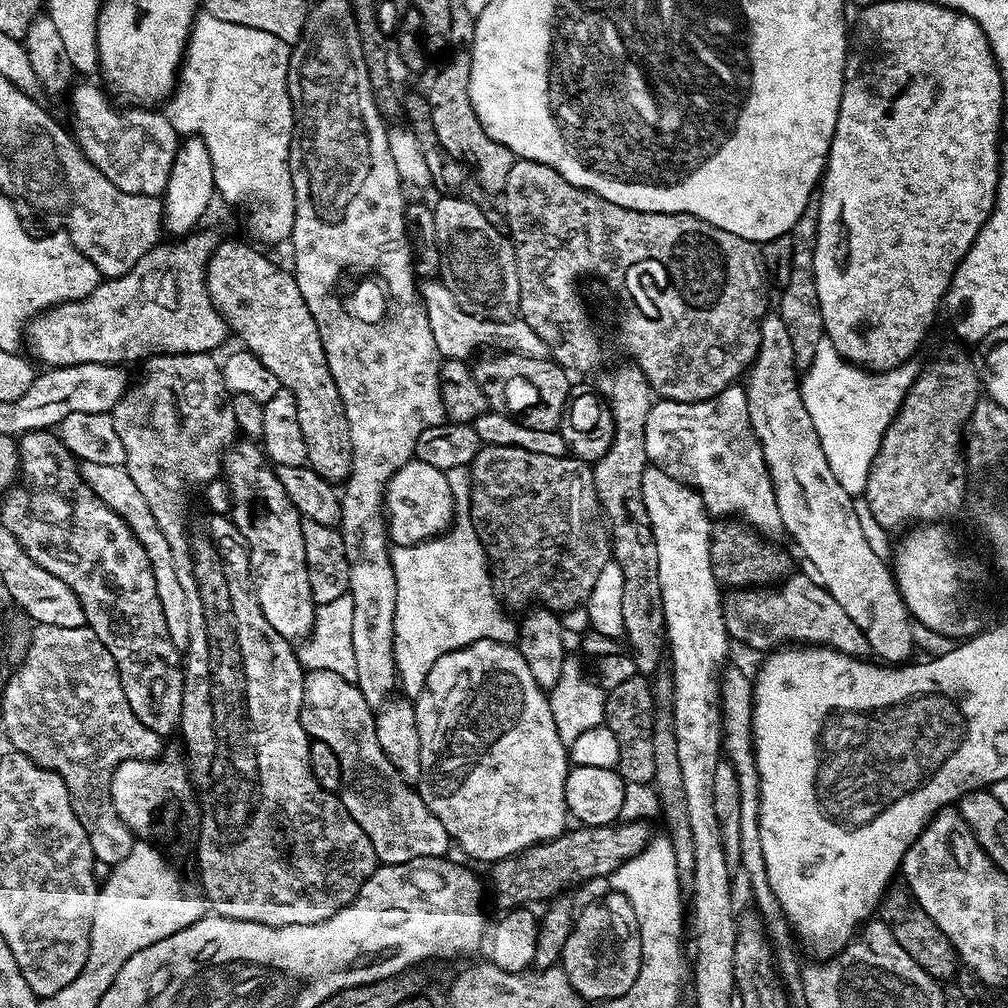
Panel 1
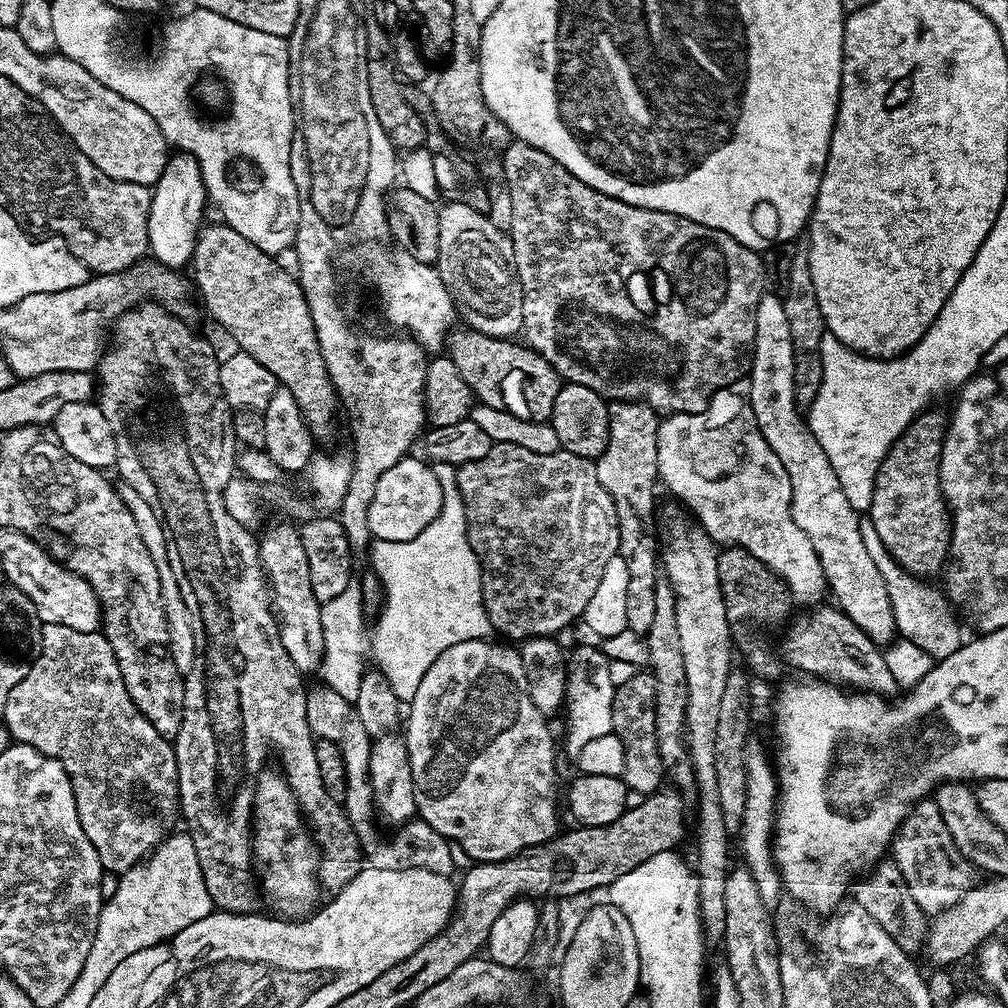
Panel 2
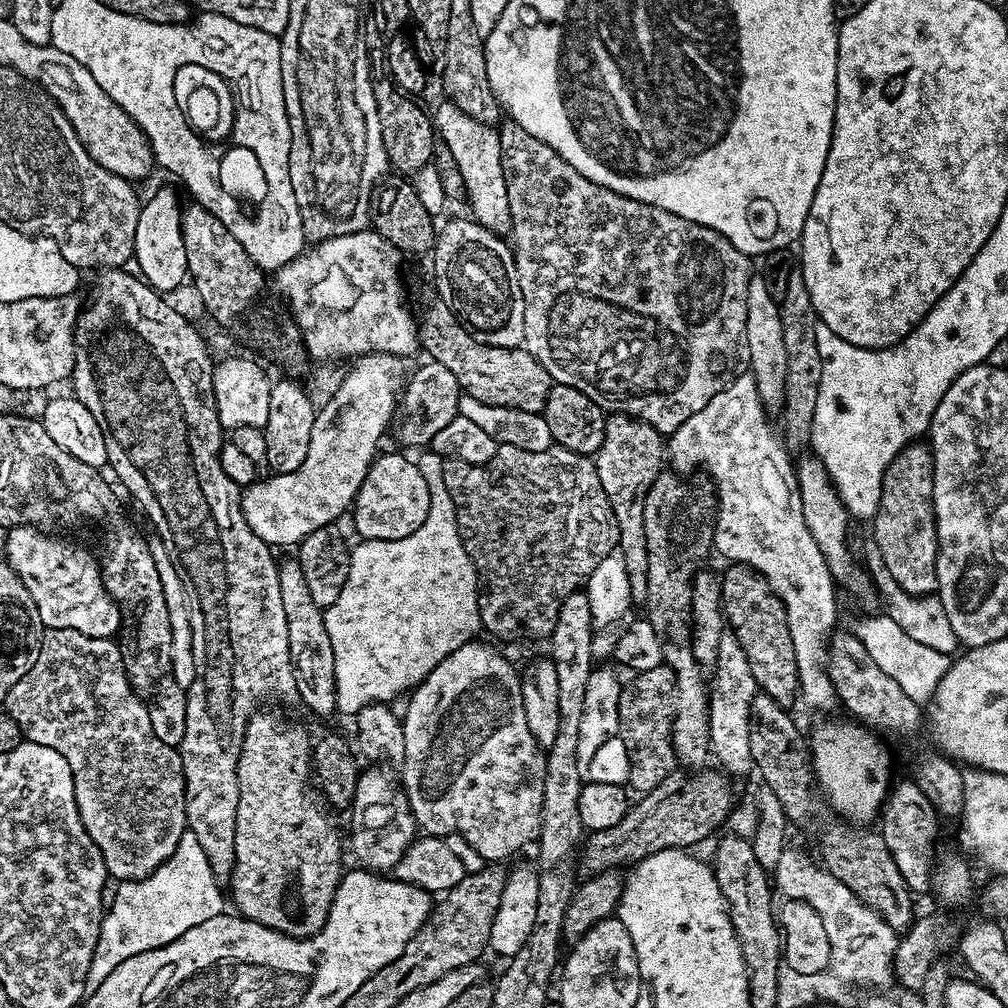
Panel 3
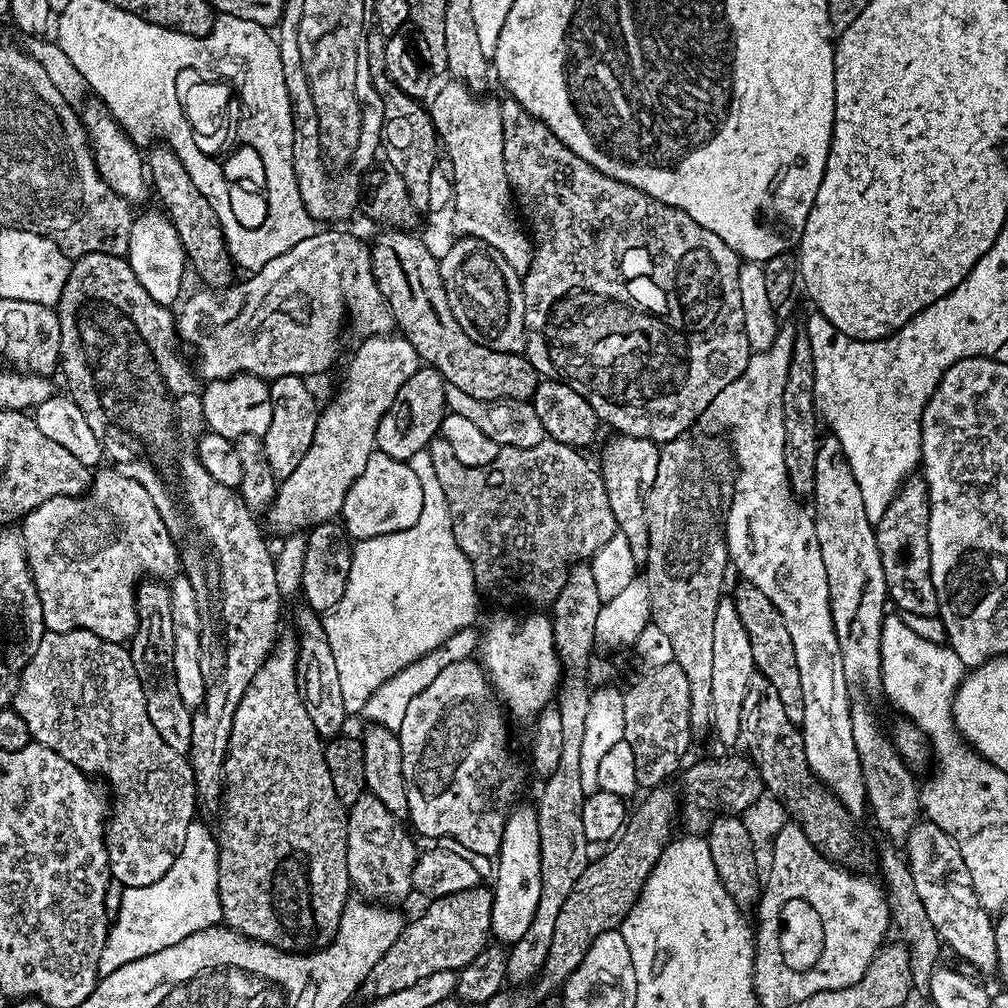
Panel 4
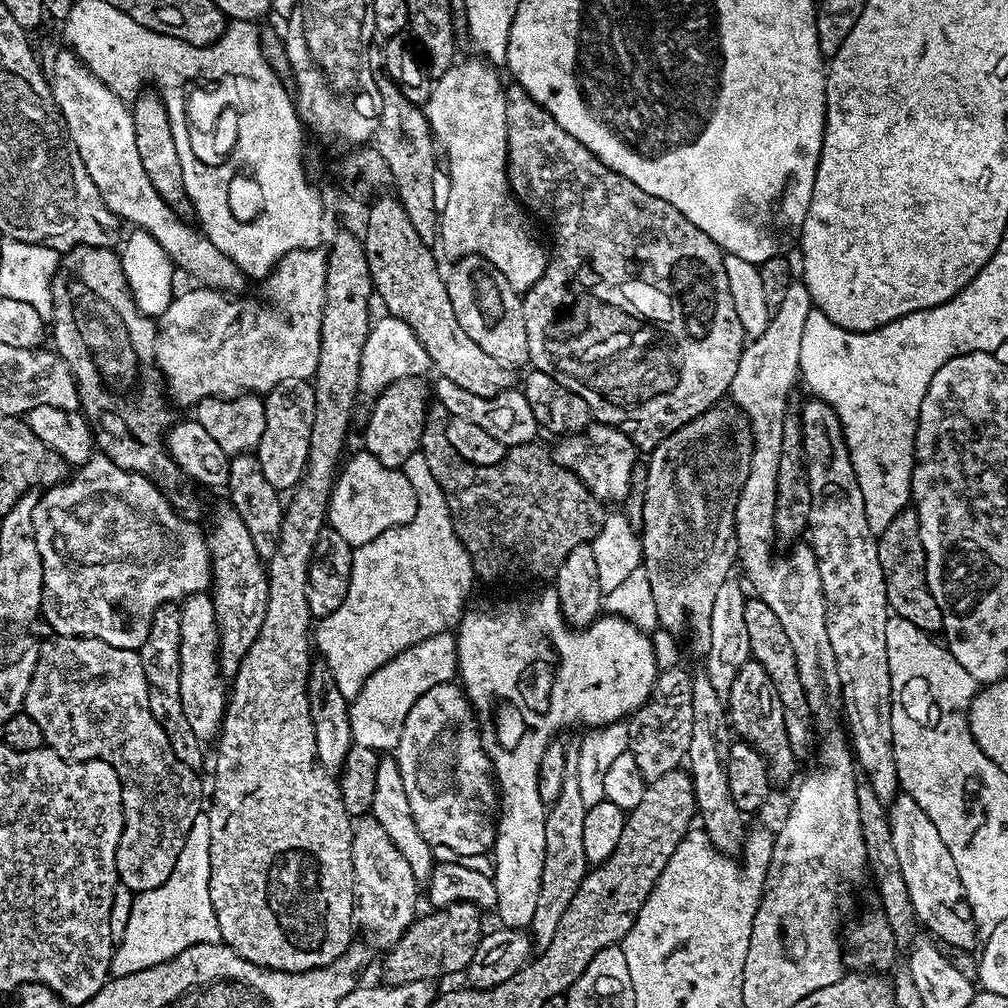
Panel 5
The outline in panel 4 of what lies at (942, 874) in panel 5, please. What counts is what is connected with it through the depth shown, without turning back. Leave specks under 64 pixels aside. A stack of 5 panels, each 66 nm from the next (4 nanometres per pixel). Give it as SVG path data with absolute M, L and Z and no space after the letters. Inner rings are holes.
M921 819L908 832L906 841L906 859L910 874L913 875L915 889L918 897L922 900L923 909L930 918L934 930L941 941L948 944L968 964L973 964L980 972L997 971L996 967L996 926L993 917L982 907L978 894L972 885L970 870L966 870L966 862L958 850L958 846L931 820Z

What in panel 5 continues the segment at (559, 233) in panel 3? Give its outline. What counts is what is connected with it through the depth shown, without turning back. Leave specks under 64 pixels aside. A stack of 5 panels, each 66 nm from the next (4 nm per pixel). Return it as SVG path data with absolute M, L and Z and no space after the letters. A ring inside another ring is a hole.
M512 82L505 87L506 98L506 138L508 139L508 185L512 194L533 217L552 224L556 231L556 252L549 259L548 268L534 282L529 292L523 293L524 321L526 322L526 342L531 367L537 372L545 372L551 376L563 378L564 385L592 412L592 420L598 424L609 424L619 428L632 439L632 443L641 449L655 448L659 440L666 439L674 430L686 426L694 418L698 418L706 409L713 407L729 395L734 374L738 370L740 356L744 353L746 334L742 330L742 322L738 322L738 313L734 310L734 298L730 298L730 282L726 278L724 265L725 253L709 238L705 232L698 230L690 218L686 218L670 202L662 198L654 198L654 194L646 194L630 178L622 178L610 166L603 164L586 146L578 142L572 134L566 134L552 115L546 111L520 84Z

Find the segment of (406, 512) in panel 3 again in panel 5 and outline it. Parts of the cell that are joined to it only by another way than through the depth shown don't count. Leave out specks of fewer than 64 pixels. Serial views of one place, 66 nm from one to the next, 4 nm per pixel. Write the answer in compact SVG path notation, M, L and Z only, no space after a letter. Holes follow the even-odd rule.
M366 451L357 452L357 456L349 458L348 465L346 465L346 460L335 477L332 485L332 497L328 499L328 515L326 517L327 523L332 529L338 534L342 534L342 538L346 538L346 542L353 546L370 542L374 538L378 538L378 534L396 528L400 524L408 524L416 513L416 495L414 486L410 486L410 478L406 478L399 468L382 466L382 462L375 460Z

